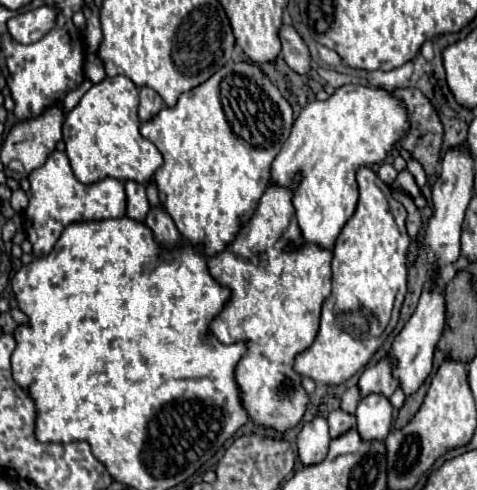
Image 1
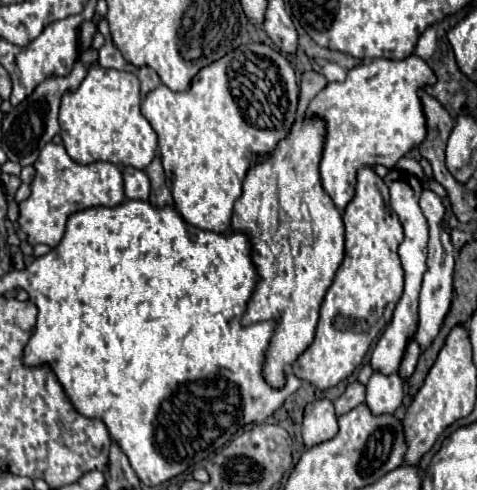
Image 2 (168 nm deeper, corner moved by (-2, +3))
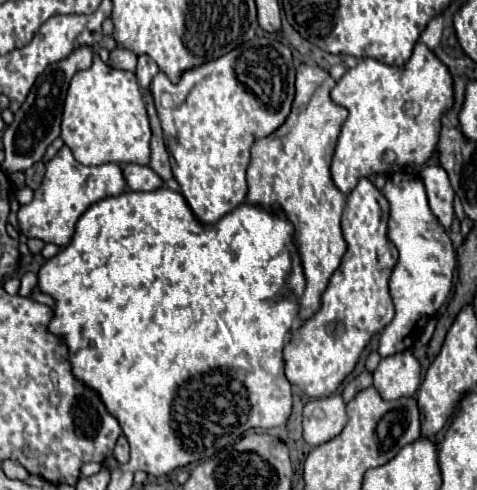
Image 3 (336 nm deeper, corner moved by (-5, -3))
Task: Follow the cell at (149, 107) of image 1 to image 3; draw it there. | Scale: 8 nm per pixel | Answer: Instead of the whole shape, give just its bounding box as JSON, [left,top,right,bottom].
[137,55,159,91]

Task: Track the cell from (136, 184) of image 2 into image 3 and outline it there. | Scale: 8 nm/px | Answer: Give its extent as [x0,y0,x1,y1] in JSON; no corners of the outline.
[123,165,163,191]

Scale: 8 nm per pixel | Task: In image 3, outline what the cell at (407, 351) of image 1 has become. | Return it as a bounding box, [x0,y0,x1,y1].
[421,165,453,233]

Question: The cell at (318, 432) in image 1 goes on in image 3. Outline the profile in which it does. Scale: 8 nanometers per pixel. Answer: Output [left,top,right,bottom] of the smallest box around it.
[303,395,347,445]

